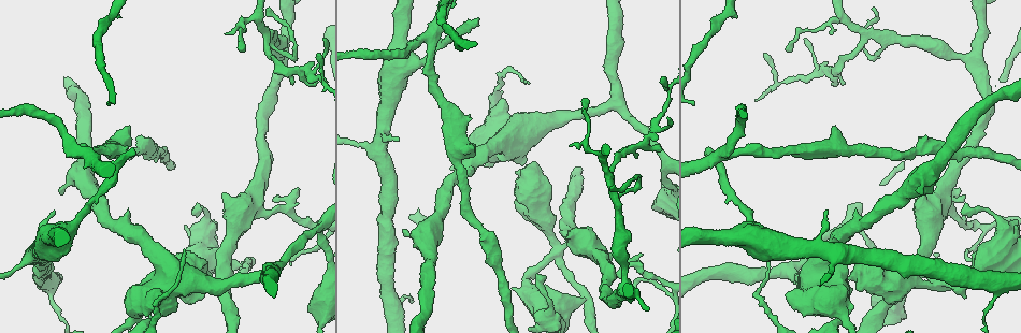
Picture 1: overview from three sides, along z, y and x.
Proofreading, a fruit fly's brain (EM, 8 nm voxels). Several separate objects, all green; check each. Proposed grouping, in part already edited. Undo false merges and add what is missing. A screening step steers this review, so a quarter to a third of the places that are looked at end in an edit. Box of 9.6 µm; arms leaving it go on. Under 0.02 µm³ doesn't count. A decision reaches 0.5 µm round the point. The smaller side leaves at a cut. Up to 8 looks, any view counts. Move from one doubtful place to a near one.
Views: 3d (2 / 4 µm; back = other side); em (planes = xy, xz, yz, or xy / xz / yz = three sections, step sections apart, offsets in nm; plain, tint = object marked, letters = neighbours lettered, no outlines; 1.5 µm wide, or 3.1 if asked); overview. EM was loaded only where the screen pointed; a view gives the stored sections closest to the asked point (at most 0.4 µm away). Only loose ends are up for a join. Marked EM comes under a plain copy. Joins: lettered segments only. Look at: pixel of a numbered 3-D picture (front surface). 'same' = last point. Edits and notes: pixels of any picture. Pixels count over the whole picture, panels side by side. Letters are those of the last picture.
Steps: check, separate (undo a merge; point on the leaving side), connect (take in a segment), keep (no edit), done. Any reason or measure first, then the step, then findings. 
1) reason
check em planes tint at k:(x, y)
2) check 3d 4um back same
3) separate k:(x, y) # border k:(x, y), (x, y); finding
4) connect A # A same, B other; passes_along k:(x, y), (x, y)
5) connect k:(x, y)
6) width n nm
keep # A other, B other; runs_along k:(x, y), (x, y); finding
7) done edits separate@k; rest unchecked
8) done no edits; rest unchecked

tapers out
check em planes tint at 1:(54, 211)

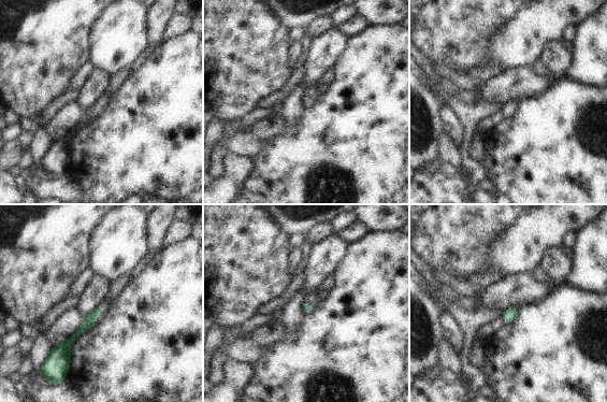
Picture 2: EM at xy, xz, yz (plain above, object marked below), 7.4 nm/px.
check em planes letters same

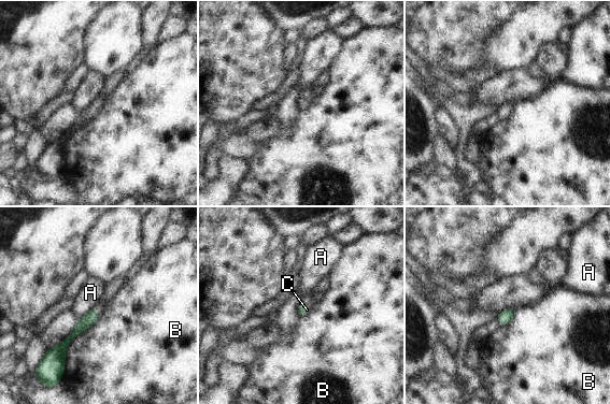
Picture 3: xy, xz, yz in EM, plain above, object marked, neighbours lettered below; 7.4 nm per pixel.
connect C # A other, B other, C same; it goes on there

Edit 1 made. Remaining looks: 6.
check overview

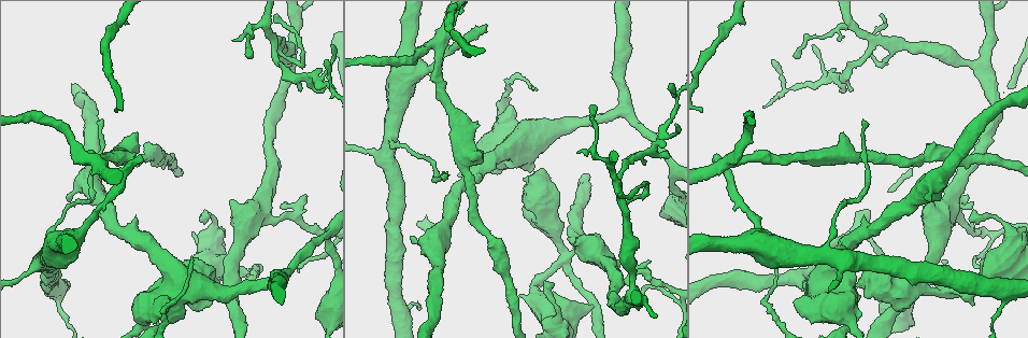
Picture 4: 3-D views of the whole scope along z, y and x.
check em planes tint at 4:(617, 191)

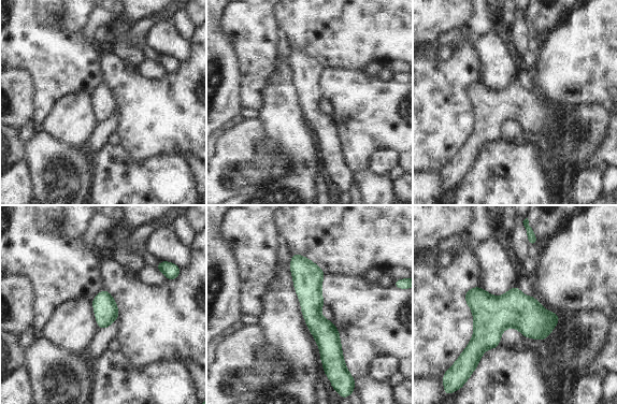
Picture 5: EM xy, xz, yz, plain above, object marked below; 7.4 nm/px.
what lies round it
check em planes letters same

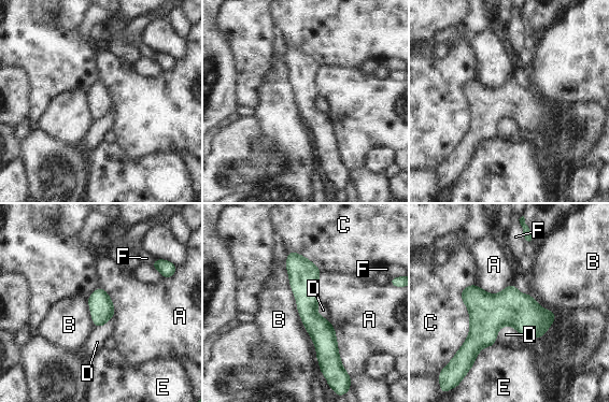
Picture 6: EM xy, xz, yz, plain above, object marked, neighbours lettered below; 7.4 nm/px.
keep # A other, B other, C other, D other, E other, F other; runs_along 6:(291, 254), (323, 334), (322, 363); continuous, no second neuron

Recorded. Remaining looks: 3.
branch stops here
check em xy step 4 letters at 4:(794, 55)

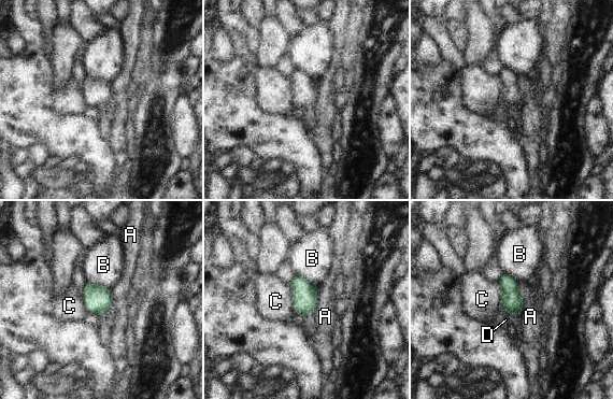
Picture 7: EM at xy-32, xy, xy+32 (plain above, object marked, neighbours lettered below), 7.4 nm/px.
keep # A other, B other, C other, D other; border 7:(87, 281), (110, 289); no lettered segment goes on from it

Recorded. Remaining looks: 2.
done edits connect@3; rest unchecked

